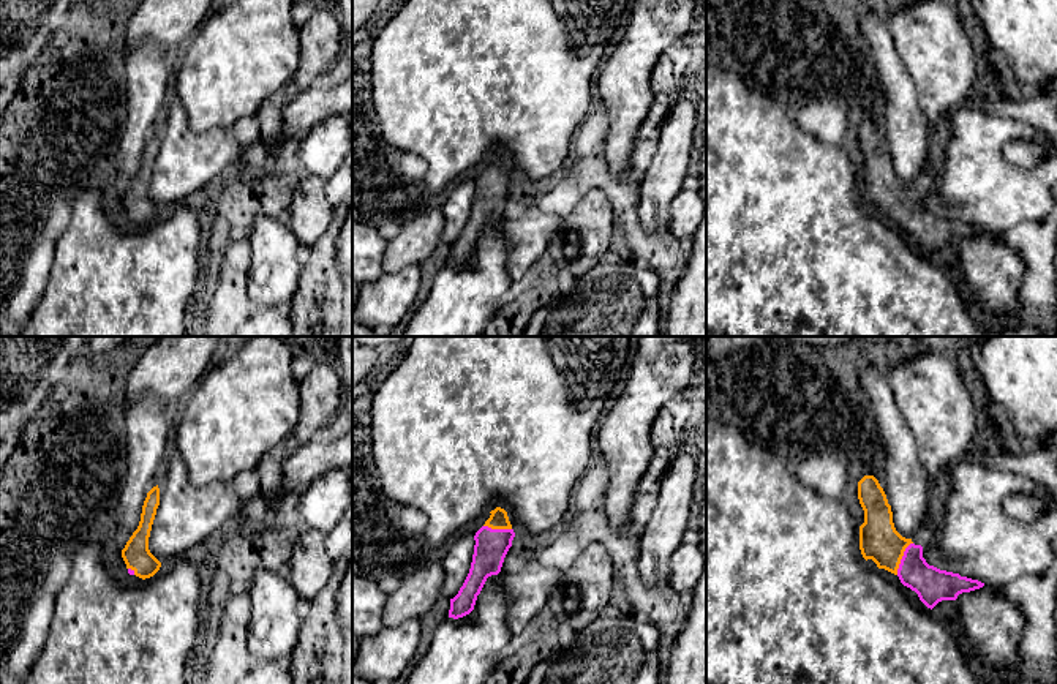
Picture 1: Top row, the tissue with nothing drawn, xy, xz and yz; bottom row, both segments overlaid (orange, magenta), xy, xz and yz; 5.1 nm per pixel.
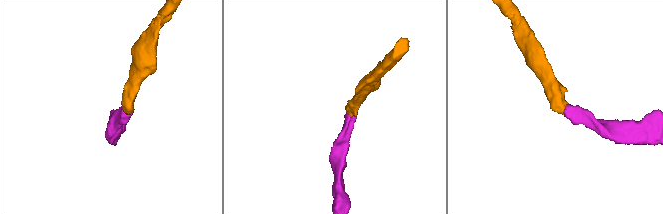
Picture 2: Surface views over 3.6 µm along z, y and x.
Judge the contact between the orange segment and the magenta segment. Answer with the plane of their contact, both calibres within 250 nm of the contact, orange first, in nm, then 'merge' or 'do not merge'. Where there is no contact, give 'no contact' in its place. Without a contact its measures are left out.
contact in yz; calibres 200 and 180 nm; merge

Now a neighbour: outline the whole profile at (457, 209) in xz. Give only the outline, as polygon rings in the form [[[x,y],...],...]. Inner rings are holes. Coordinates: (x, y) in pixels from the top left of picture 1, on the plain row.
[[[465,182],[450,191],[441,209],[446,218],[441,242],[453,245],[458,240],[471,215],[474,191],[474,182]]]

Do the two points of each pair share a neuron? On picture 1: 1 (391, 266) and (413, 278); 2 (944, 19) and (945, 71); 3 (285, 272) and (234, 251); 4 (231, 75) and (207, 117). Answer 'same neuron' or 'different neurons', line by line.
1: different neurons
2: same neuron
3: different neurons
4: same neuron

